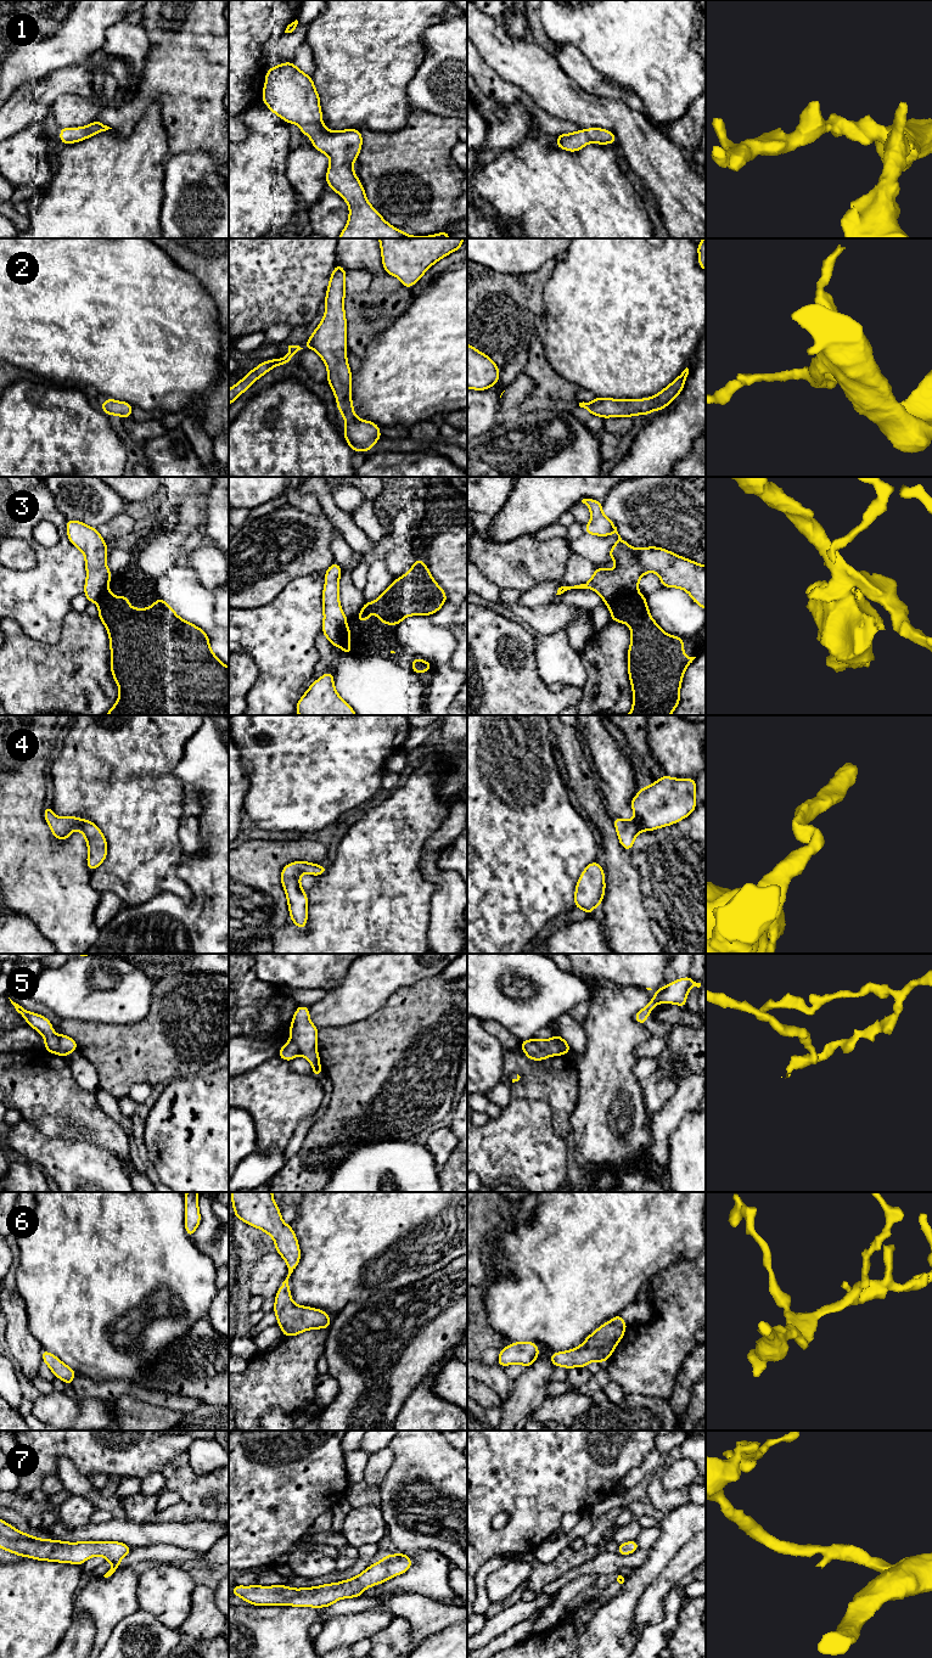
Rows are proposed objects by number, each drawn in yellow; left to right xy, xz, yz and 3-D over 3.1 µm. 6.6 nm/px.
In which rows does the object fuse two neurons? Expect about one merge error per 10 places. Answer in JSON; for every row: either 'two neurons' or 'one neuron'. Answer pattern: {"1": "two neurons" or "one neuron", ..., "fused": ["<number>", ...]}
{"1": "one neuron", "2": "one neuron", "3": "two neurons", "4": "one neuron", "5": "two neurons", "6": "one neuron", "7": "one neuron", "fused": ["3", "5"]}

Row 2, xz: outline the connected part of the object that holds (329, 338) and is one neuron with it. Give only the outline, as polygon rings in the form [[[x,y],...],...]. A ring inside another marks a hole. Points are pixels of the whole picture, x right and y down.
[[[336,264],[325,297],[326,310],[304,348],[315,350],[327,367],[327,382],[337,399],[338,412],[346,421],[344,439],[352,451],[366,451],[382,438],[380,426],[354,415],[352,403],[352,372],[347,361],[347,320],[344,283],[347,271]]]

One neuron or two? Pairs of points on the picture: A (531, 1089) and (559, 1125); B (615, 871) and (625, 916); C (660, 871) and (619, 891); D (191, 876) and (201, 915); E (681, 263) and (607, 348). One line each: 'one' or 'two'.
A: one
B: one
C: two
D: one
E: one

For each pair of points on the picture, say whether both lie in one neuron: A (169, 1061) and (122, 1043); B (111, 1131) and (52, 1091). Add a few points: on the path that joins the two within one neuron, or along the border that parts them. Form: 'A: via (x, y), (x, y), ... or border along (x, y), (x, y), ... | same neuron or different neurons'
A: via (157, 1051), (134, 1049) | same neuron
B: via (96, 1127), (67, 1106) | same neuron

